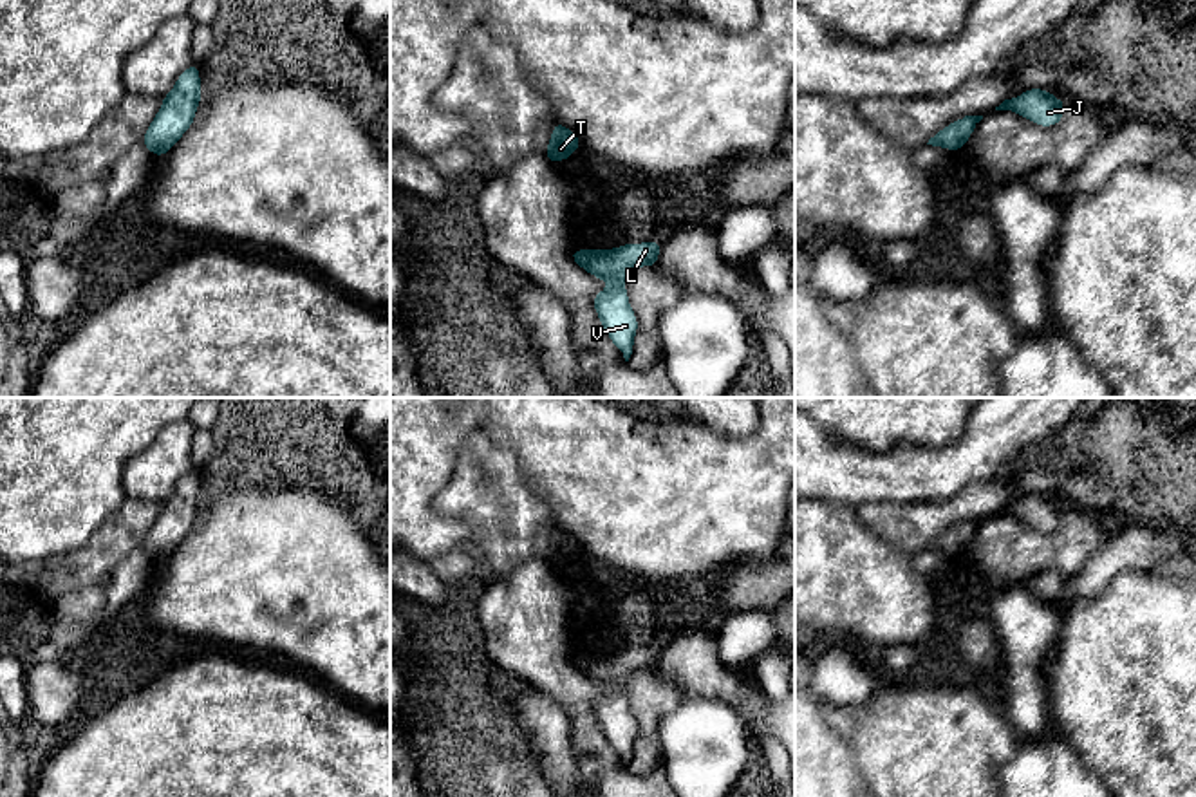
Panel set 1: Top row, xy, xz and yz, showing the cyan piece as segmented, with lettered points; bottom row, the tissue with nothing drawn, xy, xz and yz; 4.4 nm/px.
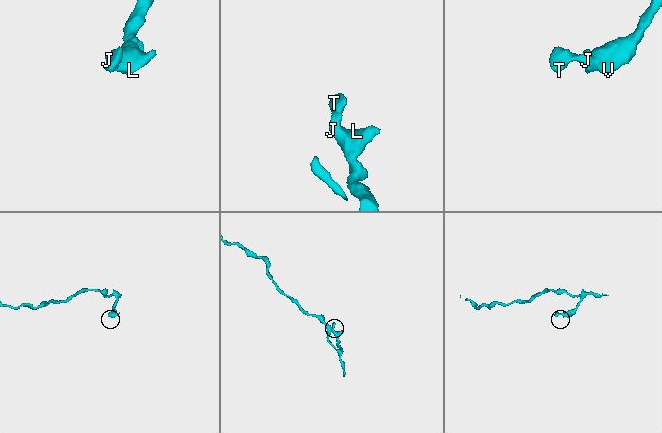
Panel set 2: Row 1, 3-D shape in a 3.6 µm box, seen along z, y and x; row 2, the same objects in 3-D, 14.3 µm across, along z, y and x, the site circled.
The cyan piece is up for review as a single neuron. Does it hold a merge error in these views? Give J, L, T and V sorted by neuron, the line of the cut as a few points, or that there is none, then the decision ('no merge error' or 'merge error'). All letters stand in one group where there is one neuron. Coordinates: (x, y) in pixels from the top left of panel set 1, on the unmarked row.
J L T V; no cut; no merge error

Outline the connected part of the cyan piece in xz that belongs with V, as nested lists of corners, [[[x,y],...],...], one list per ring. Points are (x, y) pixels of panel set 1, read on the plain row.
[[[661,647],[623,649],[612,654],[571,654],[571,663],[589,680],[605,685],[609,692],[593,703],[594,716],[609,745],[629,766],[638,737],[638,723],[629,708],[625,681],[629,676],[654,672],[661,658]]]

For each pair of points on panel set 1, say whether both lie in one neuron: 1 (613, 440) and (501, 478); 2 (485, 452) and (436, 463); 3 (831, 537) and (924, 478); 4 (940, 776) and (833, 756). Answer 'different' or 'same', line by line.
1: different
2: different
3: different
4: different

